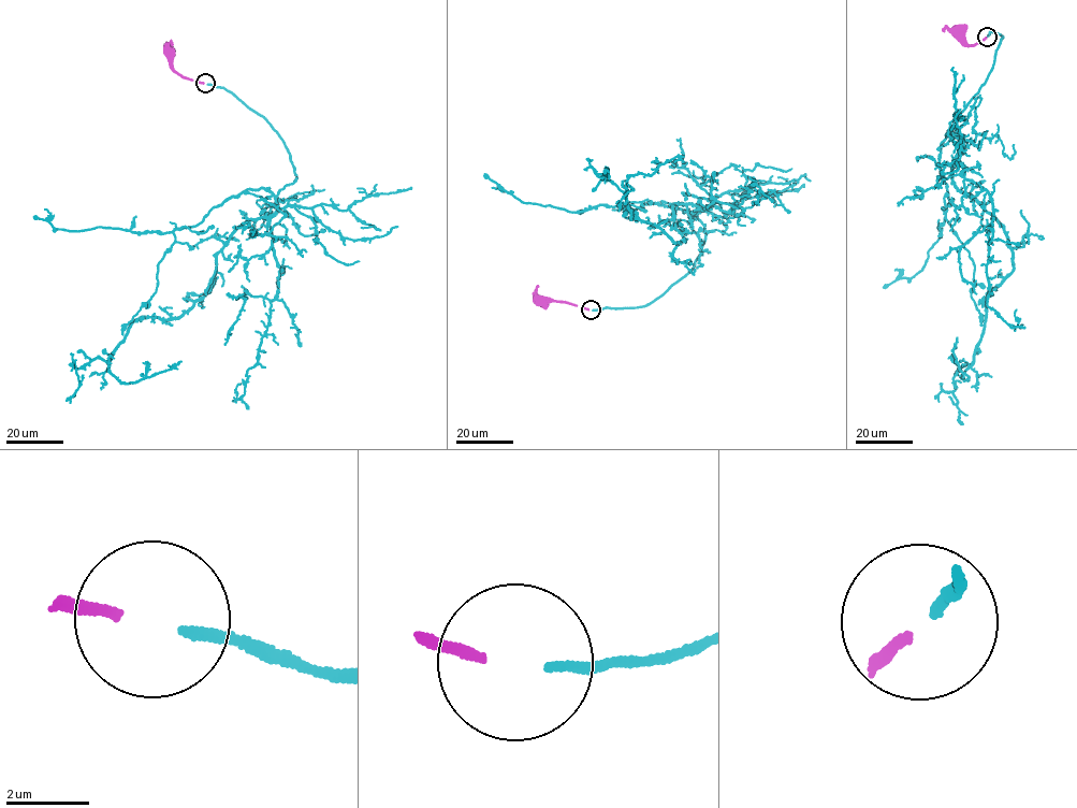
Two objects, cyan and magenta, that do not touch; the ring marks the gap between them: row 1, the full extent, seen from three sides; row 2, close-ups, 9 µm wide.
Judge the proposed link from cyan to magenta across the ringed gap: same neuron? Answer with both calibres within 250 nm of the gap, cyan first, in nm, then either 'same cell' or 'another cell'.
240/260 nm | same cell

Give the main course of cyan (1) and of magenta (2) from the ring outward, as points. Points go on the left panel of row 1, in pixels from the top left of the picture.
1: (207, 84), (266, 119), (296, 177), (230, 235), (209, 290), (136, 319), (108, 369), (128, 384), (182, 361)
2: (203, 83), (175, 72), (173, 54), (170, 51)

